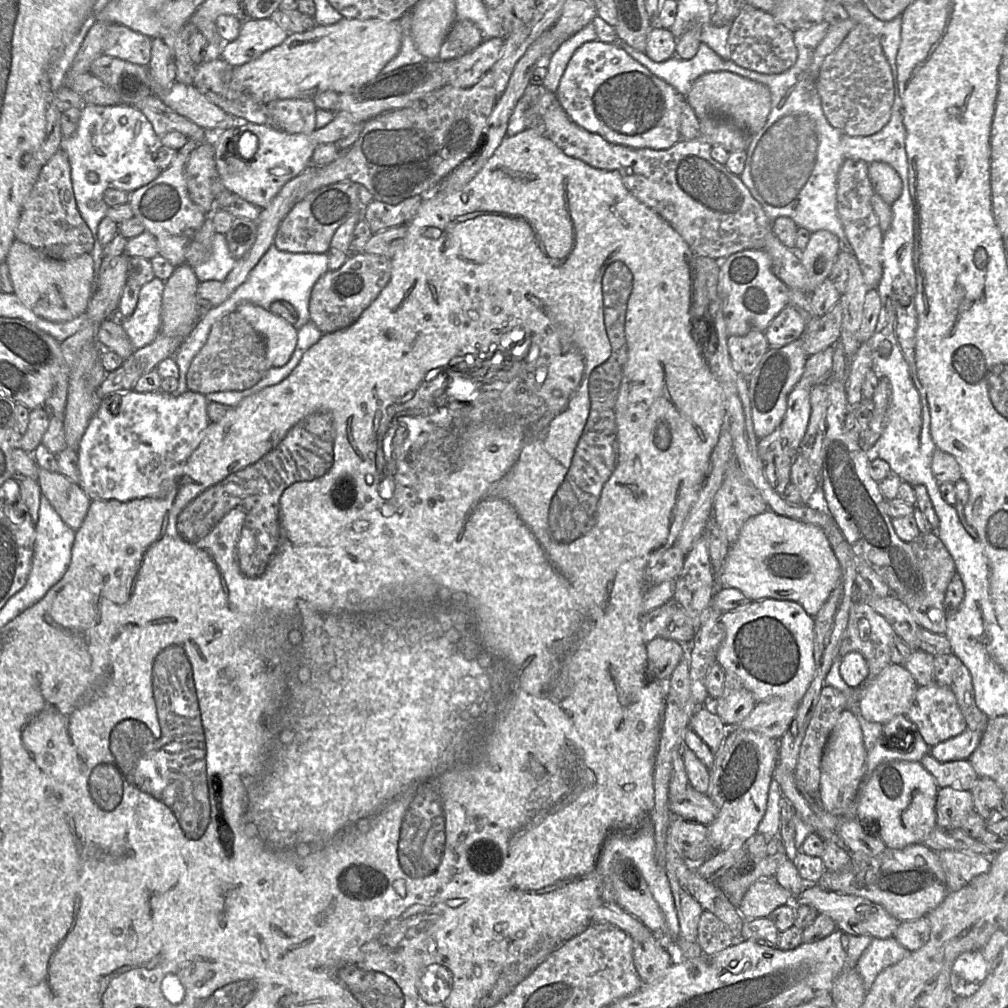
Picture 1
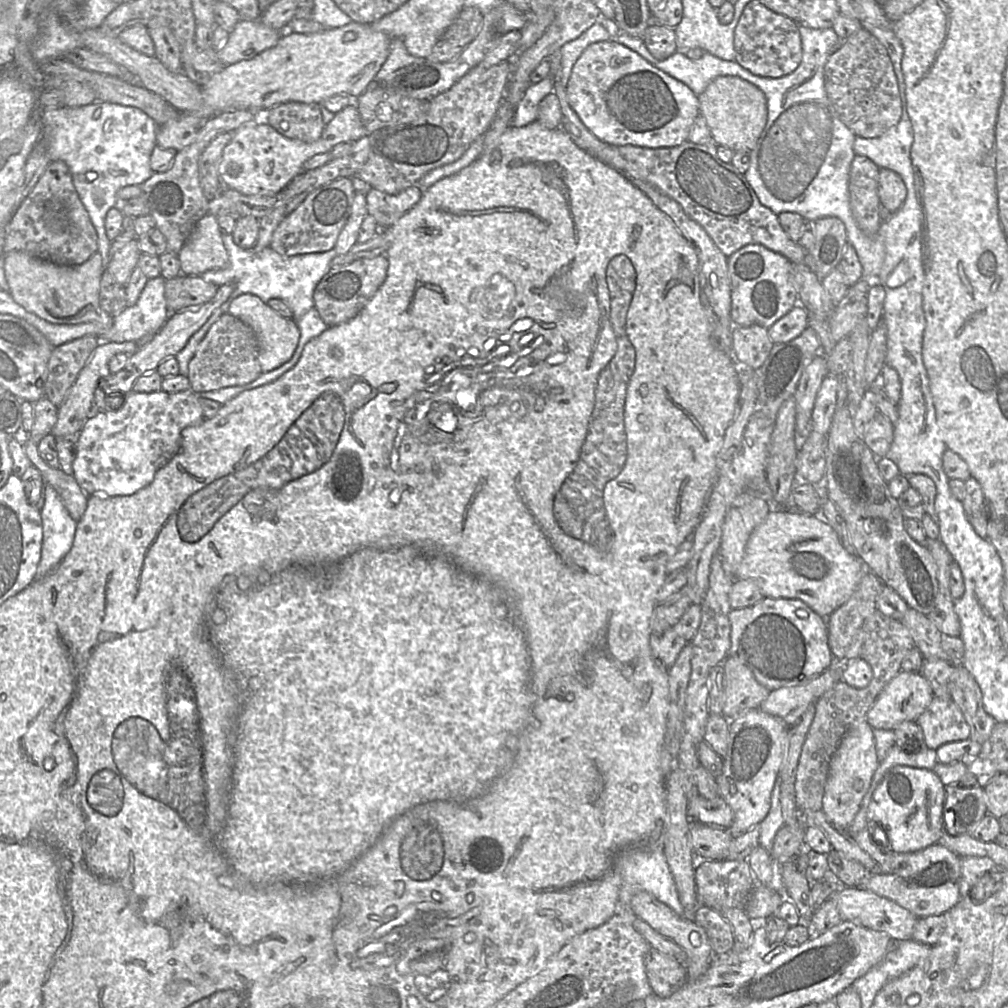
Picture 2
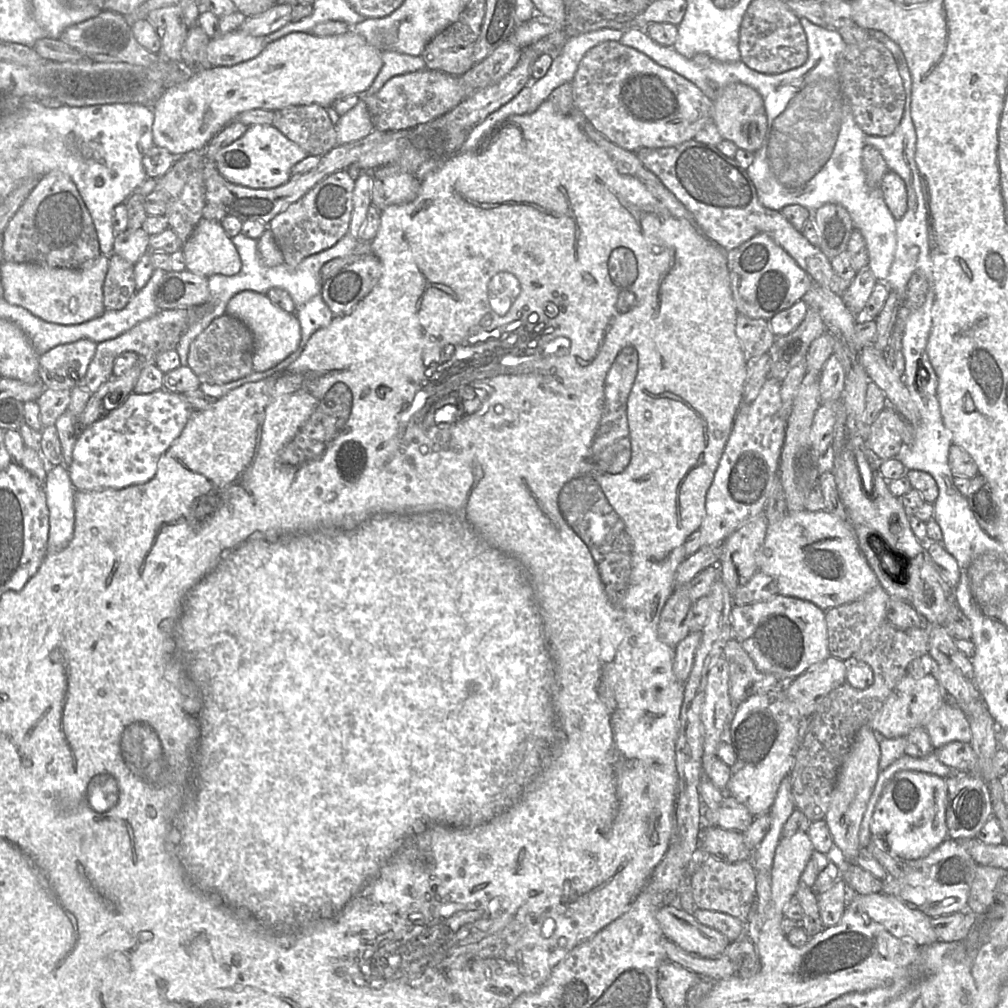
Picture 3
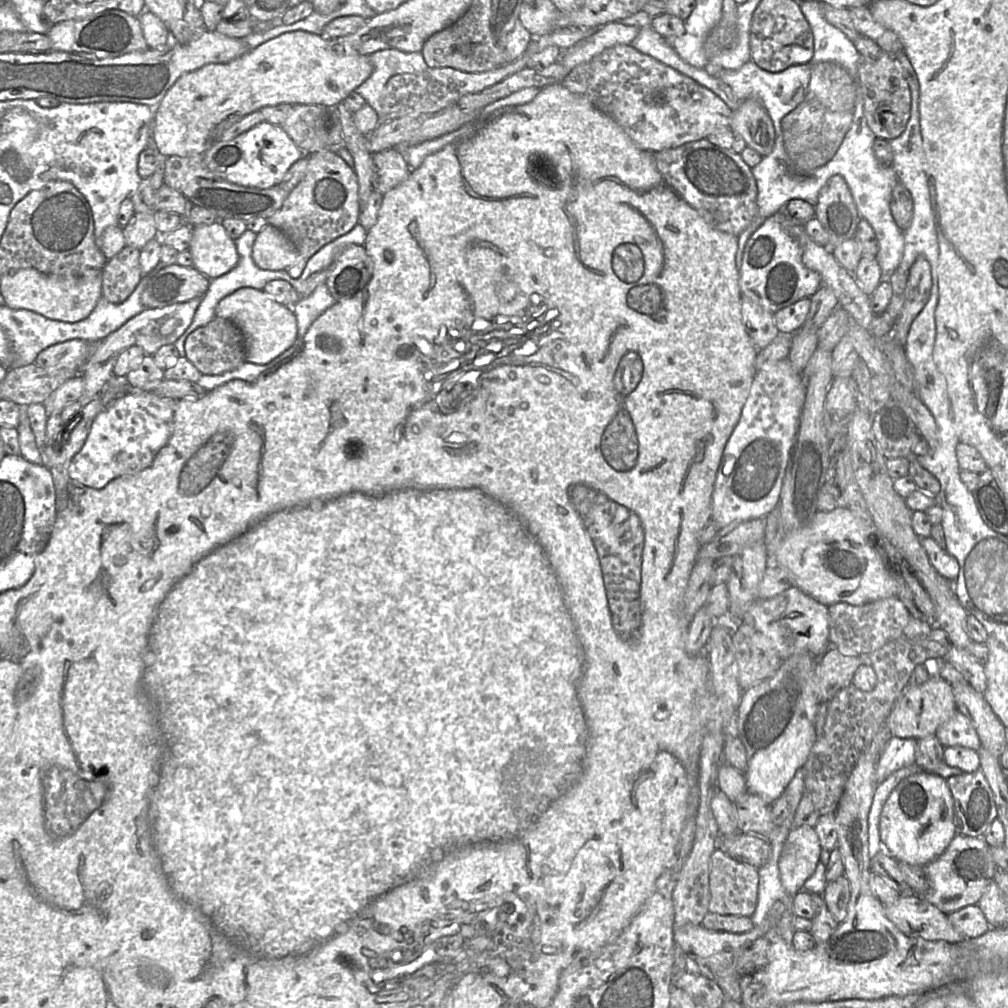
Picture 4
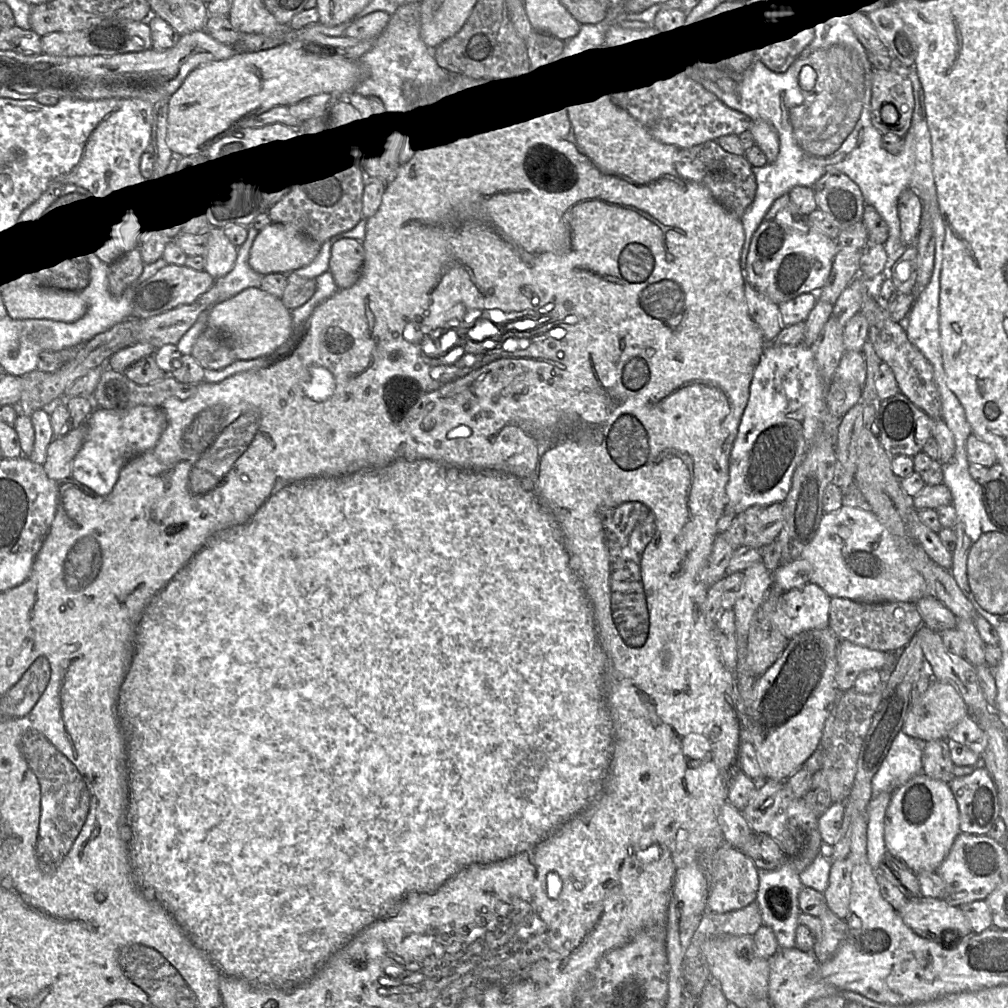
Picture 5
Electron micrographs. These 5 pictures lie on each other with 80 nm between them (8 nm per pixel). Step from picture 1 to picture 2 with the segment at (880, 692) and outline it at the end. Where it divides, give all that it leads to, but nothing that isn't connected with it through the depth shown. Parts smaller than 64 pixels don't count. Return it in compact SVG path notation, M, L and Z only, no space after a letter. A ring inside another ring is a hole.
M901 670L885 686L866 715L872 729L893 730L904 721L916 721L934 697L920 672Z

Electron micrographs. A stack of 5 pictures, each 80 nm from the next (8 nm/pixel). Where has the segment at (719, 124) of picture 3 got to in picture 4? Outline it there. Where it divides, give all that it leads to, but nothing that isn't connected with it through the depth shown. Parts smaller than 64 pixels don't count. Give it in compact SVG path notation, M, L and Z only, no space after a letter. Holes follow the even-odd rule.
M756 99L745 100L733 111L729 128L762 156L768 155L774 147L773 122L765 107Z

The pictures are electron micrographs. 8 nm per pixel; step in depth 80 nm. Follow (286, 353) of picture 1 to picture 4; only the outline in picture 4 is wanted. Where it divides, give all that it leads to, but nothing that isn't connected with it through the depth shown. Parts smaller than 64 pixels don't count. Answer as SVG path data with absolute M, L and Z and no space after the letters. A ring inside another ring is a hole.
M242 287L223 298L215 308L215 316L231 320L242 331L246 344L246 361L269 364L289 350L297 339L297 321L292 311L264 292Z

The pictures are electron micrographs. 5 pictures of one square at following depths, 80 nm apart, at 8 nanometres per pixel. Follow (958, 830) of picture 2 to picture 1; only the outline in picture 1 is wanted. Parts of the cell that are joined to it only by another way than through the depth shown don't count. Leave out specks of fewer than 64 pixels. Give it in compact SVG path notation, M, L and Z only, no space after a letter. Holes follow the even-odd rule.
M952 787L939 789L936 800L937 826L947 830L960 829L972 812L975 809L970 791Z

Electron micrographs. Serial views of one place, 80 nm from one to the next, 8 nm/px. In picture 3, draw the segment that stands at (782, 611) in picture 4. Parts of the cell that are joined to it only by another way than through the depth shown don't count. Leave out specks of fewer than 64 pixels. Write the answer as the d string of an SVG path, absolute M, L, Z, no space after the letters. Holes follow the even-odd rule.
M776 595L768 600L733 606L733 637L754 661L756 667L789 682L813 665L830 656L825 611L814 603L799 598Z

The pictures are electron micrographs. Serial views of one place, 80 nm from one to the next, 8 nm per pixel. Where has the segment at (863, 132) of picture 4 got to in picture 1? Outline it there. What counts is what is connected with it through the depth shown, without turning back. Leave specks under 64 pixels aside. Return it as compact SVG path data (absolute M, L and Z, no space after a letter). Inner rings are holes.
M596 17L592 23L595 27L598 41L604 43L616 43L617 41L634 60L671 85L682 96L688 94L698 77L709 72L732 72L767 86L771 93L771 110L764 126L756 134L751 135L750 144L746 150L745 167L739 177L771 220L780 216L786 216L791 218L798 228L806 228L810 233L819 230L829 231L837 236L843 247L844 229L837 213L836 192L838 172L845 161L841 147L841 137L844 133L831 126L827 121L821 106L817 79L811 75L811 62L814 51L829 29L829 24L825 20L809 29L800 29L794 32L797 60L792 67L779 74L762 74L740 67L730 59L721 58L705 43L700 44L696 55L689 60L680 59L675 55L666 61L655 62L644 52L635 50L623 40L617 40L615 28L601 17Z

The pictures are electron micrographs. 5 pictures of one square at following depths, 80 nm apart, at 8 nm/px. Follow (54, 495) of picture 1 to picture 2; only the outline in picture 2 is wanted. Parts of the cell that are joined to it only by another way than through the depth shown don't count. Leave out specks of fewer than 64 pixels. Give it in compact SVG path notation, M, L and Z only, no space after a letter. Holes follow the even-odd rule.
M23 437L23 445L32 465L40 471L46 484L56 490L70 516L78 522L86 510L91 495L83 491L73 475L64 473L60 468L54 469L49 466L40 456L37 443Z

